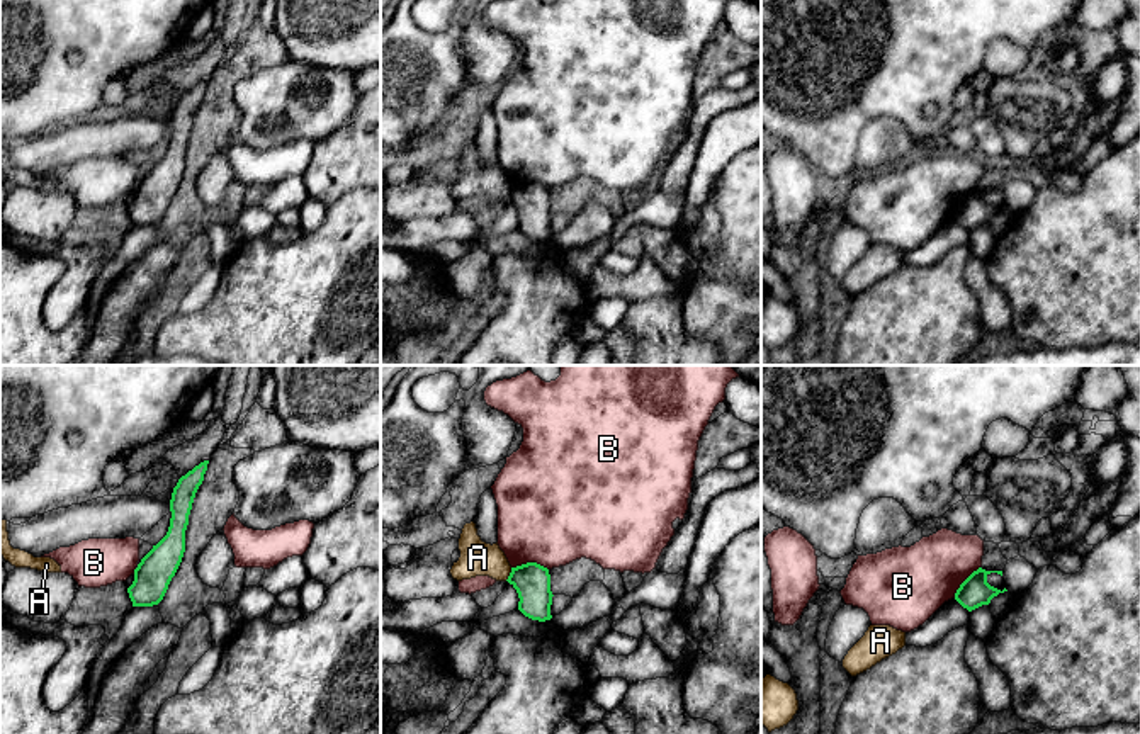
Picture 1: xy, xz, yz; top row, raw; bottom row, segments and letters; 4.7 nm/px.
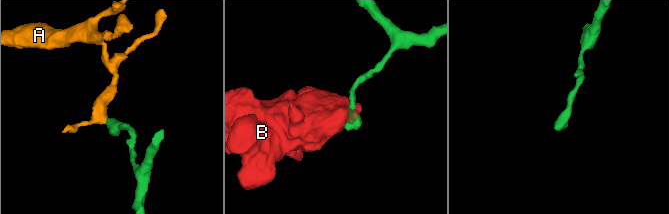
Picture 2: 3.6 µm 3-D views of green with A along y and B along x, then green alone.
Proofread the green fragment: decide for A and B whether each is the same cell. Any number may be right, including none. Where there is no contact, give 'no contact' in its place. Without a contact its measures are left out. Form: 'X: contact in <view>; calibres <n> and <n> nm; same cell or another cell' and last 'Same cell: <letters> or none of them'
A: contact in xz; calibres 180 and 160 nm; another cell
B: contact in xz; calibres 180 and 480 nm; another cell
Same cell: none of them

